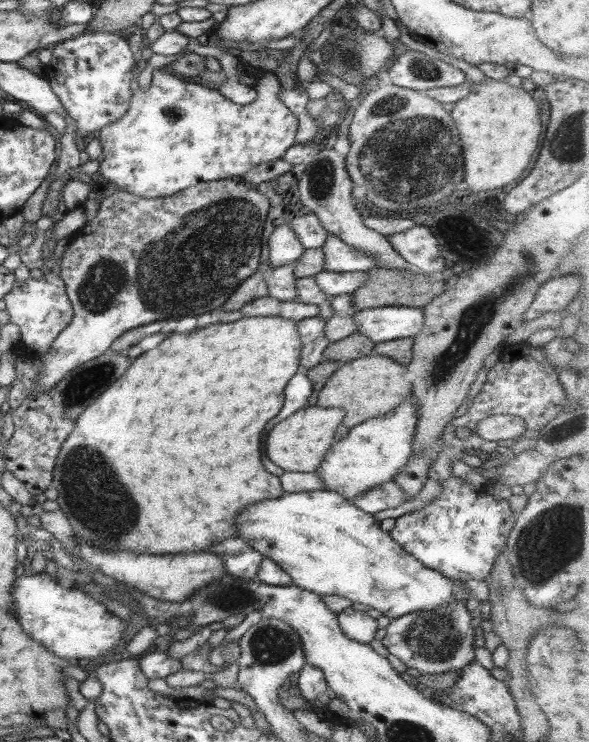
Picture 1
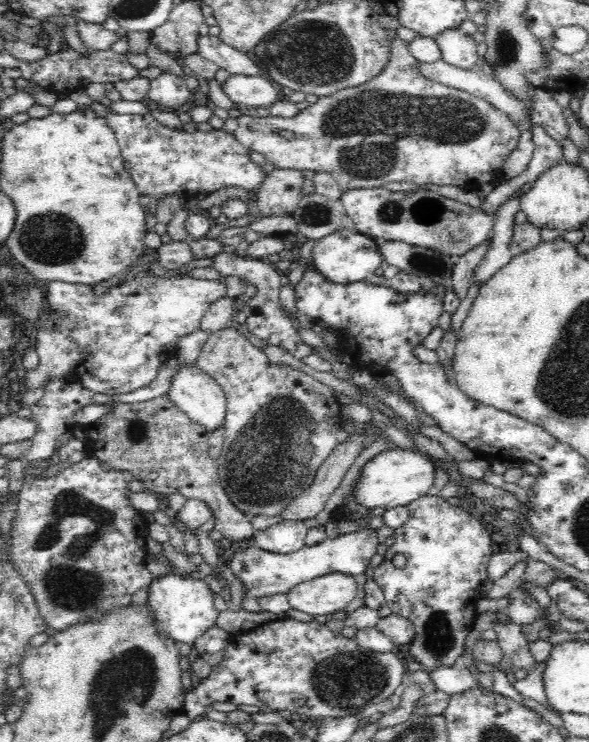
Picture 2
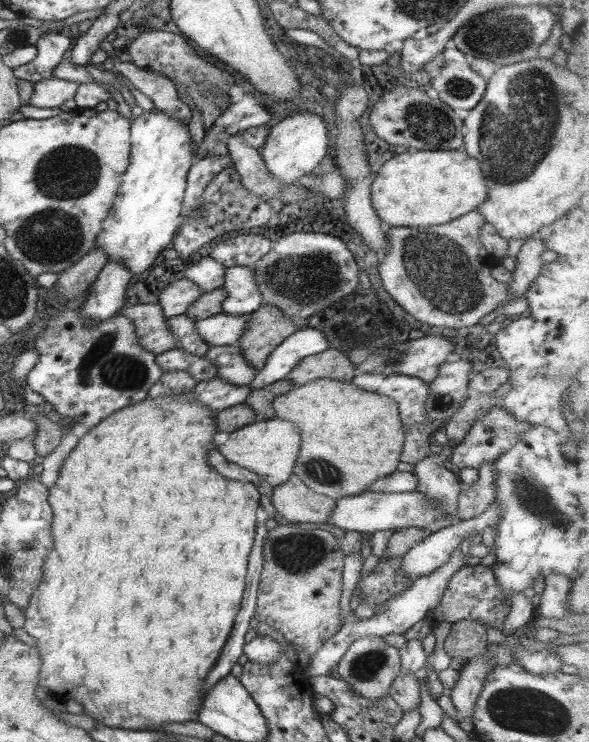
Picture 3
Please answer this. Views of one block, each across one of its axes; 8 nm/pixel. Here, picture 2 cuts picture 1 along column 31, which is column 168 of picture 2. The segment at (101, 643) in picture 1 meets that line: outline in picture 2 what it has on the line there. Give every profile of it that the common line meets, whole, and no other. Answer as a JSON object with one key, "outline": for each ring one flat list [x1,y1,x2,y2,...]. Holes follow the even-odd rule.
{"outline":[[170,573,155,577,148,587,147,602,150,611,154,611,154,626,170,639,192,645,208,628,216,624,219,611,214,607,214,593,204,580]]}

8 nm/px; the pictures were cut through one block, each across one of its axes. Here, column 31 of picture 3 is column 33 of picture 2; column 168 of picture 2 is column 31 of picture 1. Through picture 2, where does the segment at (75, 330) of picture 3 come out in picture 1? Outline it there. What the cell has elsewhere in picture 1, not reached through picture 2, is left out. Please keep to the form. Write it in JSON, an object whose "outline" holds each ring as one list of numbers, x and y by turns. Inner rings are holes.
{"outline":[[53,273,41,279,30,277,17,280,14,288,3,299,6,302,5,310,10,315,10,322,20,328,20,342,24,344,28,356,36,362,42,361,43,354,73,319,73,308,66,294,64,281]]}

